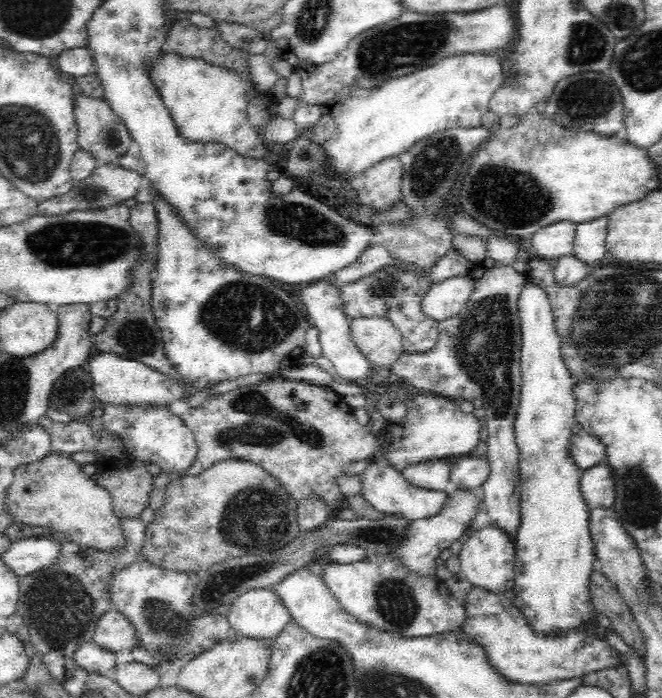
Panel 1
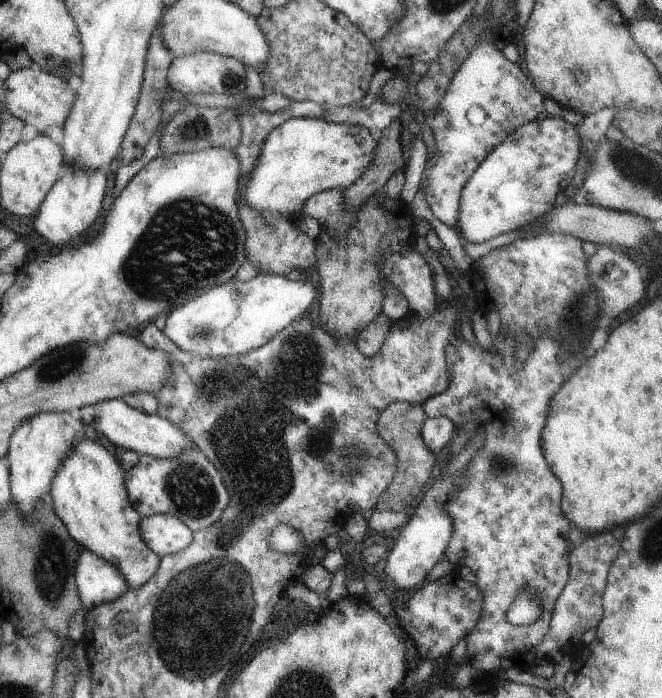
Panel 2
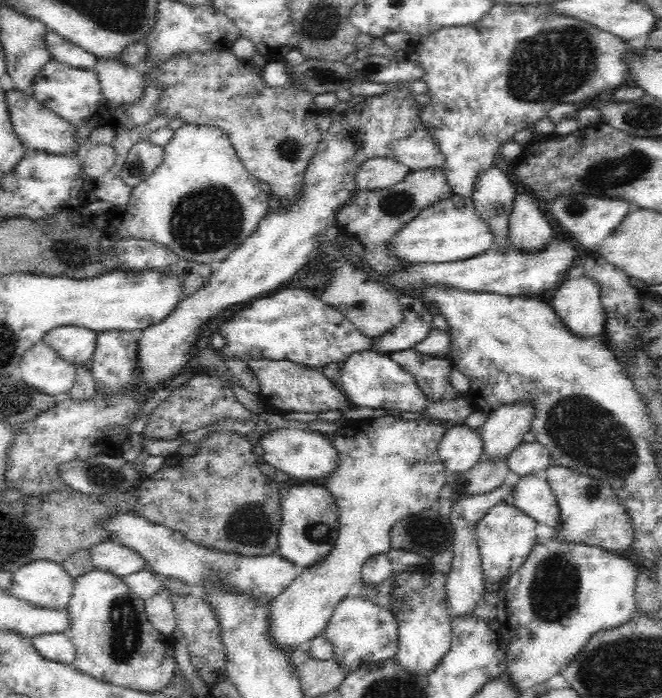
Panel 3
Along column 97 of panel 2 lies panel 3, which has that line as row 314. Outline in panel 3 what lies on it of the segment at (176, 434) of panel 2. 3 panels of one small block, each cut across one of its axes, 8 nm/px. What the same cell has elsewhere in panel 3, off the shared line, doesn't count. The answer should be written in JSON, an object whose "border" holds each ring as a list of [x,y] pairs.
{"border":[[[398,292],[397,297],[403,310],[402,323],[382,338],[374,339],[371,350],[386,354],[414,349],[433,328],[432,315],[426,310],[426,301]]]}

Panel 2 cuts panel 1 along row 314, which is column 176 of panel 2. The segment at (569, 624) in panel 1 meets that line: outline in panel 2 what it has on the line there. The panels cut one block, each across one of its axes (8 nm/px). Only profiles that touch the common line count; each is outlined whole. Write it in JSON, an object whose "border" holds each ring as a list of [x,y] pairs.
{"border":[[[162,513],[144,517],[139,529],[146,546],[160,557],[179,553],[193,539],[193,532],[184,523]]]}

